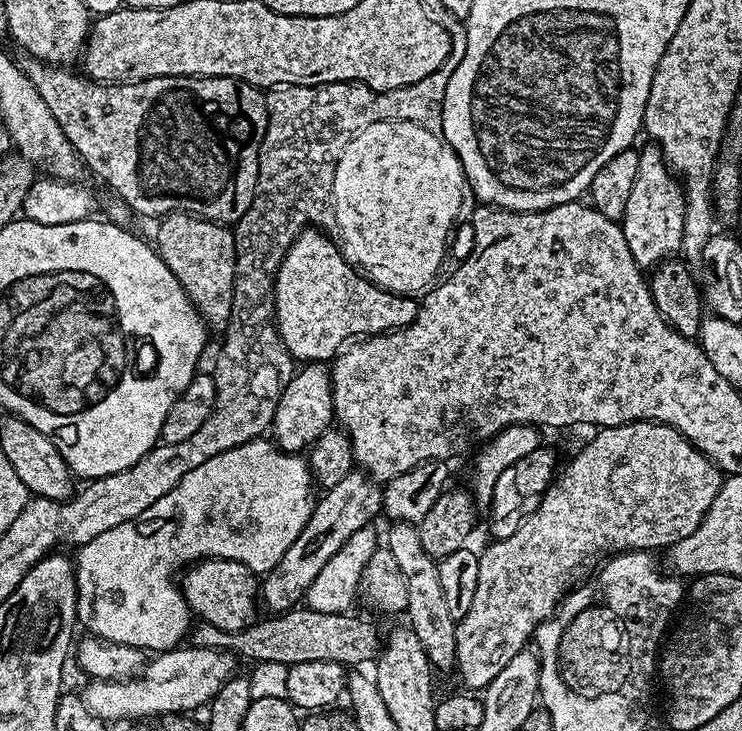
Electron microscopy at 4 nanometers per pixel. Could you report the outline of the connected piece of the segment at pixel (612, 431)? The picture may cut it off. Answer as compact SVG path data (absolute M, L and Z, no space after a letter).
M636 420L632 424L599 429L595 434L597 436L565 468L563 465L562 471L553 479L548 491L540 499L538 510L534 510L534 514L530 514L530 518L526 518L526 522L522 522L522 526L518 526L518 530L514 530L514 534L510 534L510 538L492 540L489 543L489 548L485 552L481 551L479 553L478 586L474 590L474 602L470 602L470 610L466 610L466 614L456 625L455 671L460 672L461 678L464 679L465 685L463 684L463 687L465 689L483 690L487 688L490 682L494 682L494 678L498 678L498 673L505 668L506 662L510 662L510 658L514 658L520 652L525 651L527 644L524 643L527 640L529 643L533 639L536 627L543 620L549 620L556 614L560 601L568 595L573 587L574 581L572 579L575 578L576 571L583 564L588 564L591 560L596 559L596 561L599 561L609 554L646 552L657 550L656 548L667 550L674 542L682 542L682 538L690 538L690 534L694 534L694 530L698 530L706 510L710 510L714 498L718 498L718 490L722 483L720 469L716 467L714 461L706 458L706 454L702 454L695 448L677 428L671 428L665 424L656 424L652 420Z

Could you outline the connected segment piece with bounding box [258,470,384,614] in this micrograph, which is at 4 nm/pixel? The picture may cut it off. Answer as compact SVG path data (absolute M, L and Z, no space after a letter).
M354 470L342 478L342 482L334 482L334 486L323 489L324 497L317 499L312 506L312 513L302 526L302 534L294 538L290 550L282 554L282 562L274 566L263 577L258 588L258 596L272 614L288 612L297 607L305 599L305 592L314 582L314 578L322 571L322 566L337 554L352 534L373 523L375 516L381 515L384 507L384 494L381 485L373 480L367 472Z

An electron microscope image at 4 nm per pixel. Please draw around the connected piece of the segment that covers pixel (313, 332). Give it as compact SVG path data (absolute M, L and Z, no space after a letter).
M308 227L299 232L295 242L288 247L280 269L276 272L274 302L276 329L280 340L296 362L331 361L353 338L379 336L410 326L420 309L419 303L411 295L391 292L386 287L373 283L368 276L349 265L346 258L339 253L338 246L319 227Z

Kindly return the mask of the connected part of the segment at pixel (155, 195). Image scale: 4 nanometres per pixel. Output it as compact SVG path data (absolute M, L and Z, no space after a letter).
M27 54L21 55L21 57L19 57L18 63L22 74L26 74L26 78L30 78L30 82L34 82L34 90L38 90L38 94L42 94L42 102L46 102L46 106L50 106L50 114L54 114L58 126L62 126L62 134L66 134L70 146L74 146L83 167L87 171L89 168L102 183L109 184L120 195L117 197L127 204L137 217L159 218L169 216L172 212L191 212L194 216L201 216L216 224L232 226L242 218L242 214L246 214L246 210L250 210L250 202L254 202L256 196L256 183L260 169L260 147L268 125L268 102L261 89L247 84L244 80L229 76L159 76L158 78L124 83L93 82L83 74L75 76L74 73L68 72L72 70L59 64L50 64L46 60L39 60Z

